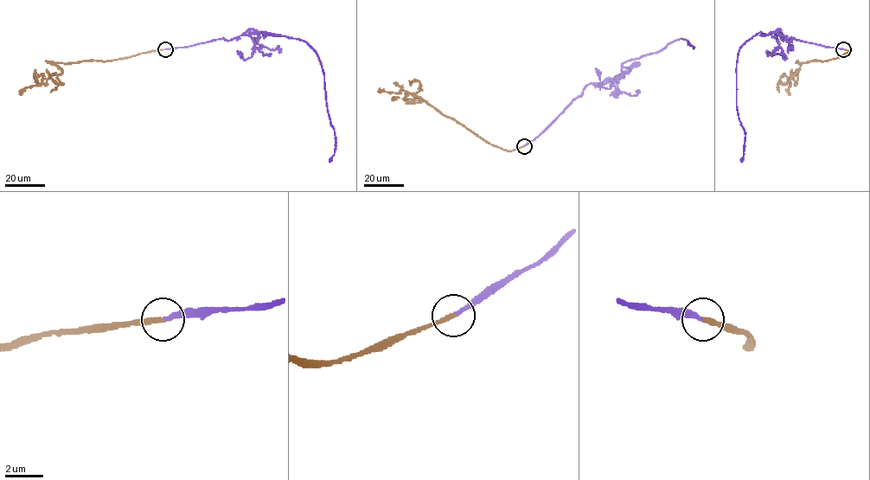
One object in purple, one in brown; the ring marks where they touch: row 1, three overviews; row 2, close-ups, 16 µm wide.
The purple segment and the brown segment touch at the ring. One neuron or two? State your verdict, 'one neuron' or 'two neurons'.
one neuron

